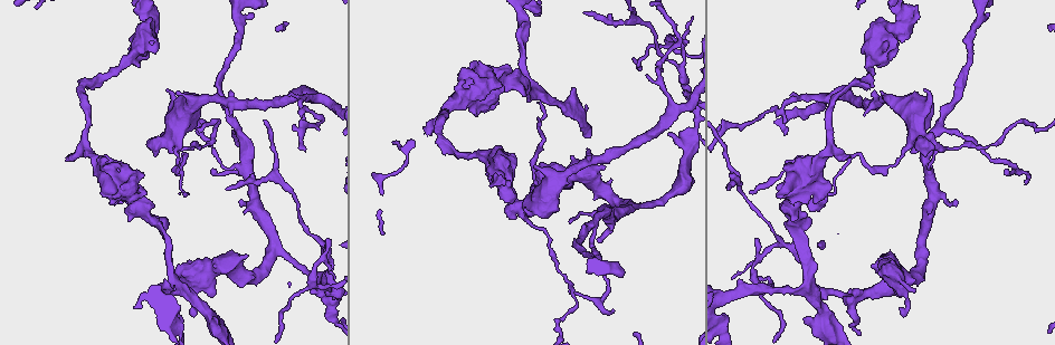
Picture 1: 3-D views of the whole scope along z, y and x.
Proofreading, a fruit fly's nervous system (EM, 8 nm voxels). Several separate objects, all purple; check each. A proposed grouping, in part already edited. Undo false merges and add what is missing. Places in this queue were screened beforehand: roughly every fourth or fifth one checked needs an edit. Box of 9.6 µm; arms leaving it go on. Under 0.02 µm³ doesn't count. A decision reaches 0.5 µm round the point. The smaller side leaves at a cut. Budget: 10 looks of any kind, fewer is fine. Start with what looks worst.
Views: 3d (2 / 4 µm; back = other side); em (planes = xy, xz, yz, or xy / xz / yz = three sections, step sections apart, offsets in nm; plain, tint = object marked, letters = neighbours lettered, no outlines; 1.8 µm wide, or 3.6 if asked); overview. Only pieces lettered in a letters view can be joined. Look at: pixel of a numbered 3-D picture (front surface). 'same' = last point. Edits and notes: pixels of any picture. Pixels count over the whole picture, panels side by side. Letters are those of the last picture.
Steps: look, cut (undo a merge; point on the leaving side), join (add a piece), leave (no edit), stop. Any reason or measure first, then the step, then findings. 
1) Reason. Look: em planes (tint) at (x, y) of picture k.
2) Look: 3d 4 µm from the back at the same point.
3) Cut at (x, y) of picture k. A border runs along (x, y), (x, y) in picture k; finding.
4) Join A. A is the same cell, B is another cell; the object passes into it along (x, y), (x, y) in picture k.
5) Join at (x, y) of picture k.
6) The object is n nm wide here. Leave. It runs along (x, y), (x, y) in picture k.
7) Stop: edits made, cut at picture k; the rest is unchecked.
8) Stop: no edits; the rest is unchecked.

Abrupt turn. Look: em yz step 4 (tint) at (147, 13) of picture 1.

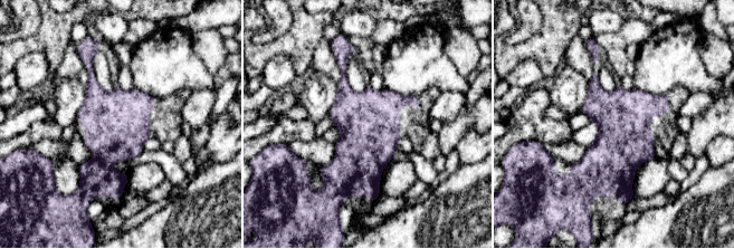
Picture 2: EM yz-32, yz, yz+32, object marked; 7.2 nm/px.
Another direction. Look: em xy step 8 (letters) at the same point.

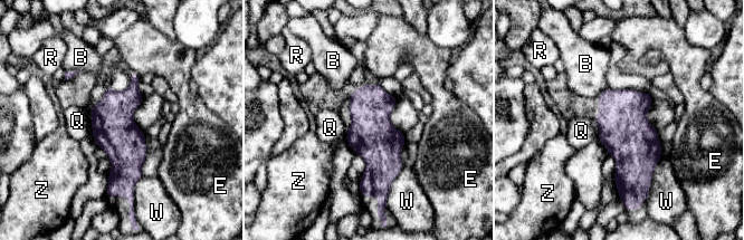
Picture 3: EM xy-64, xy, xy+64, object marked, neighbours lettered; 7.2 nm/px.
Leave. B, E, Q, R, W and Z are other cells; it runs along (134, 76), (125, 103), (129, 189) in picture 3; all the same cell.

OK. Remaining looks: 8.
Branch stops here. Look: 3d 4 µm at (848, 156) of picture 1.

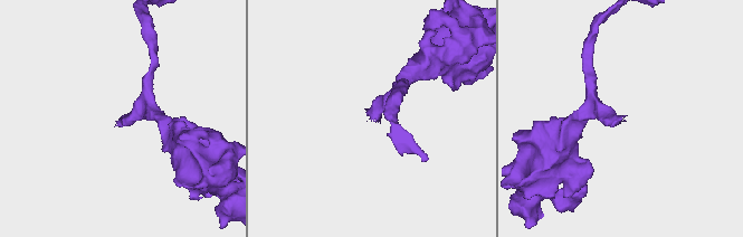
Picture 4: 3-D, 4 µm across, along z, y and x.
Shape alone is not enough. Look: em planes (tint) at (374, 121) of picture 4.

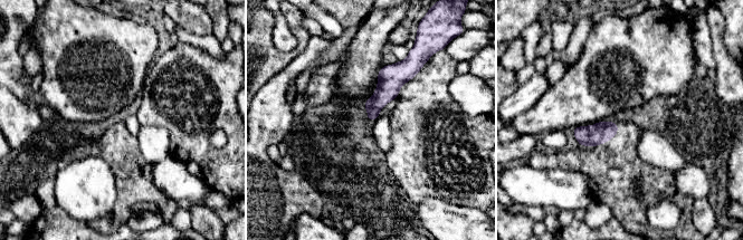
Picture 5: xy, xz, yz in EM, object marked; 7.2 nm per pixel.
See the neighbours. Look: em planes (letters) at the same point.

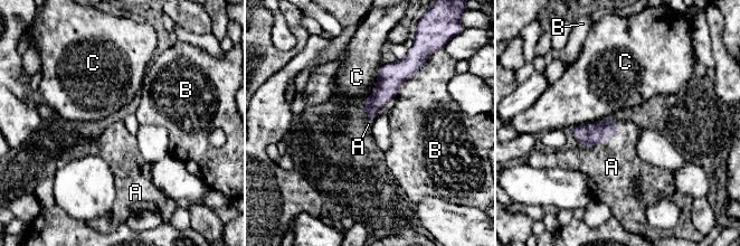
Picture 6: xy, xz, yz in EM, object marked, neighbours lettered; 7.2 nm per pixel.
The longest contact is with A, 320 nm. Join A. A is the same cell, B and C are other cells; it goes on there.

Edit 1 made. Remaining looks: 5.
See it whole again. Look: overview.

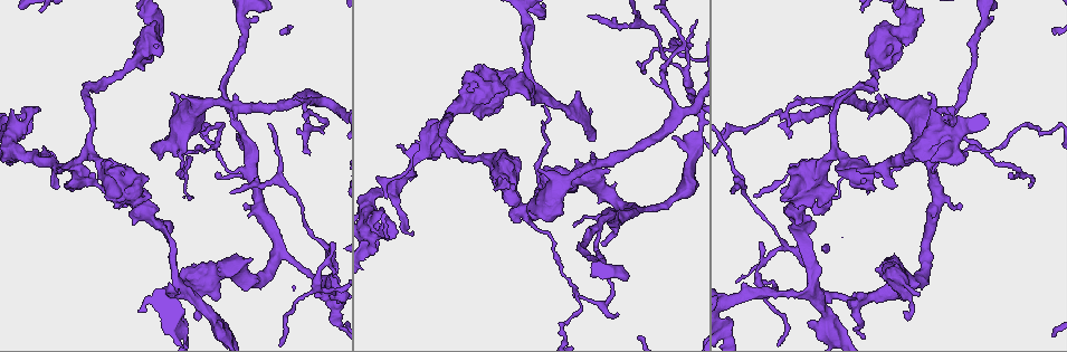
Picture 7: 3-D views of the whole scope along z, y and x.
Sudden change in width. Look: 3d 4 µm at (797, 210) of picture 7.

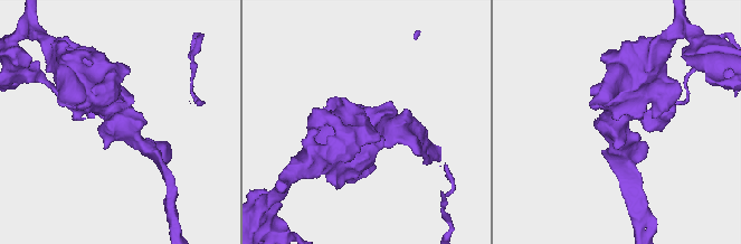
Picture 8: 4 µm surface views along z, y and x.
Need the tissue. Look: em xz step 8 (tint) at (620, 121) of picture 8.

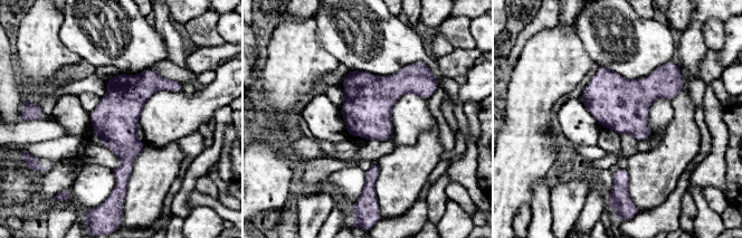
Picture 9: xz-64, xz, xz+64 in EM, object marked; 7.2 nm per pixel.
Look: em planes (letters) at the same point.

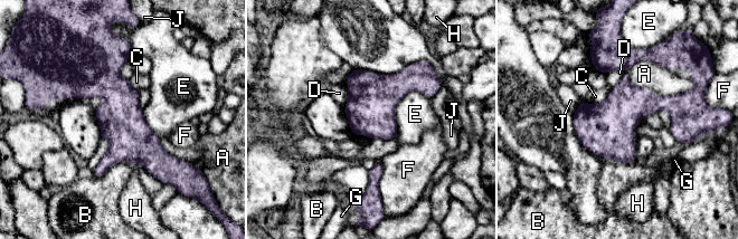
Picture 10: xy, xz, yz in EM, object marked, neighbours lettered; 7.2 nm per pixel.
The object is 320 nm wide here. Leave. A, B, C, D, E, F, G, H and J are other cells; it runs along (115, 53), (121, 122), (159, 174) in picture 10; continuous, no second cell.

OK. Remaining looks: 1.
An open end. Look: em planes (letters) at (537, 171) of picture 7.

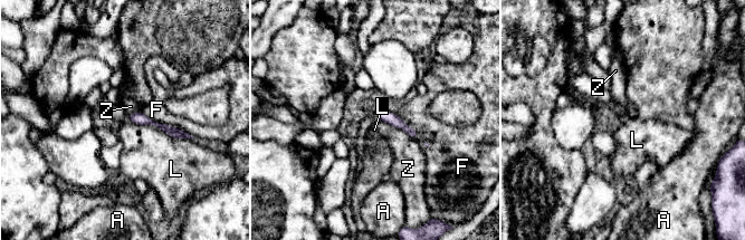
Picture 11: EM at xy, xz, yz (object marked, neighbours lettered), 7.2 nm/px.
The longest contact is with L, 500 nm. Leave. A, F, L and Z are other cells; none of them fits.

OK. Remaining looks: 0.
Stop: edits made, join at picture 6; the rest is unchecked.

